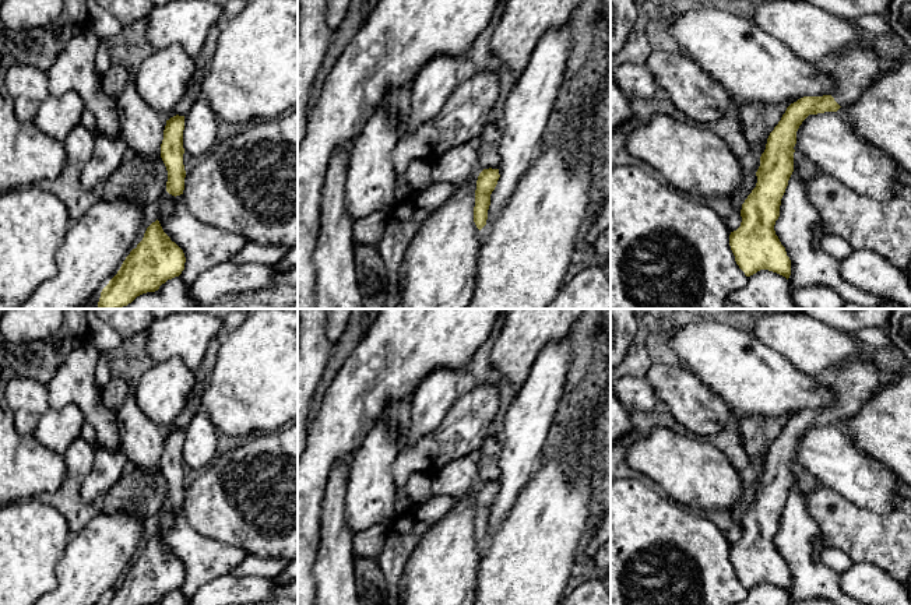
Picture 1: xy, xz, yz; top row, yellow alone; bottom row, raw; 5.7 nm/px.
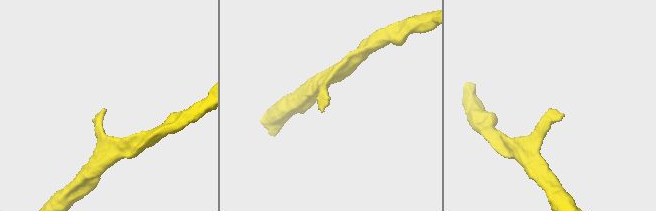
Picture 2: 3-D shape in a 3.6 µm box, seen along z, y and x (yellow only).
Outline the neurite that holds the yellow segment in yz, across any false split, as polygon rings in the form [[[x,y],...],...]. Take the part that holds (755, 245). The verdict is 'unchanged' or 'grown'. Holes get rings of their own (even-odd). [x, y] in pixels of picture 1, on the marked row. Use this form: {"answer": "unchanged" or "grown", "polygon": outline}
{"answer": "grown", "polygon": [[[868,43],[845,49],[826,68],[836,91],[831,95],[803,96],[791,103],[770,133],[756,172],[756,187],[742,204],[741,226],[729,235],[735,261],[746,277],[768,270],[789,278],[791,260],[774,225],[794,172],[796,131],[809,115],[837,112],[857,102],[879,73],[879,64]]]}

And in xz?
{"answer": "unchanged", "polygon": [[[483,169],[476,180],[474,222],[481,231],[486,225],[490,194],[499,180],[499,169]]]}

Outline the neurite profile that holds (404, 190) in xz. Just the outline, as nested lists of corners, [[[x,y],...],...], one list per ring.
[[[400,176],[397,179],[397,183],[395,183],[395,200],[397,200],[397,203],[404,201],[414,194],[415,194],[415,189],[412,187],[412,184]]]

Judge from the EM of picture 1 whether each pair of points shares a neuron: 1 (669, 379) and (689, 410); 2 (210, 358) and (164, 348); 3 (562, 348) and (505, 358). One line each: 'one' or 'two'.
1: one
2: two
3: two

